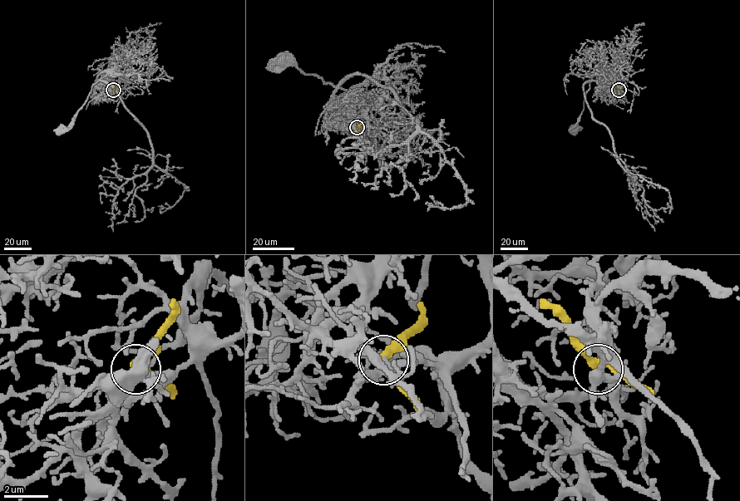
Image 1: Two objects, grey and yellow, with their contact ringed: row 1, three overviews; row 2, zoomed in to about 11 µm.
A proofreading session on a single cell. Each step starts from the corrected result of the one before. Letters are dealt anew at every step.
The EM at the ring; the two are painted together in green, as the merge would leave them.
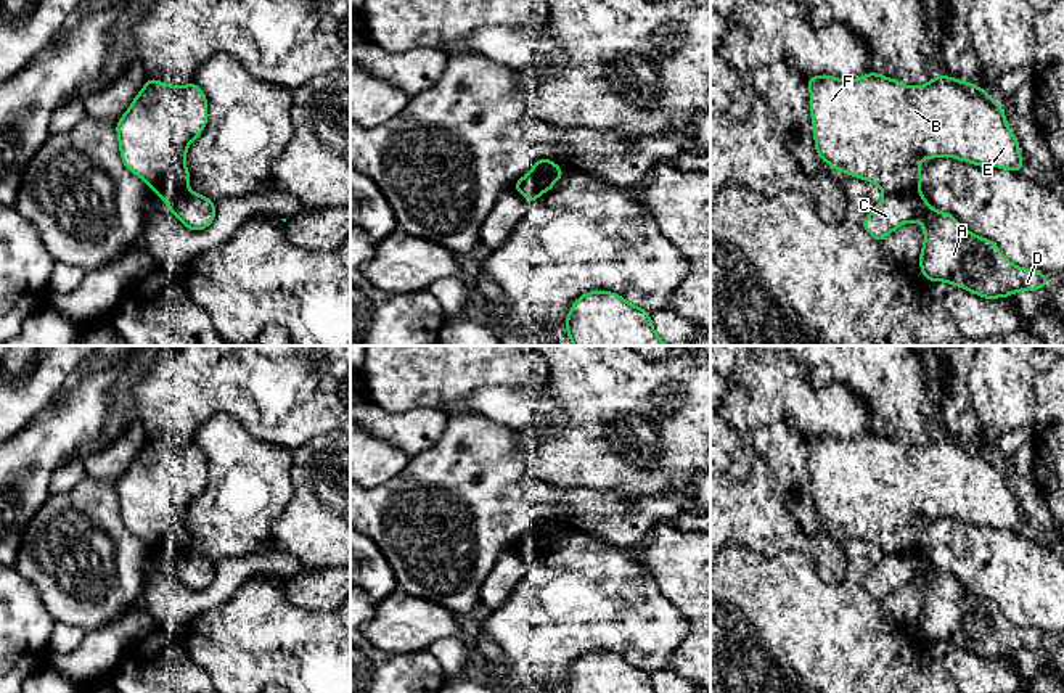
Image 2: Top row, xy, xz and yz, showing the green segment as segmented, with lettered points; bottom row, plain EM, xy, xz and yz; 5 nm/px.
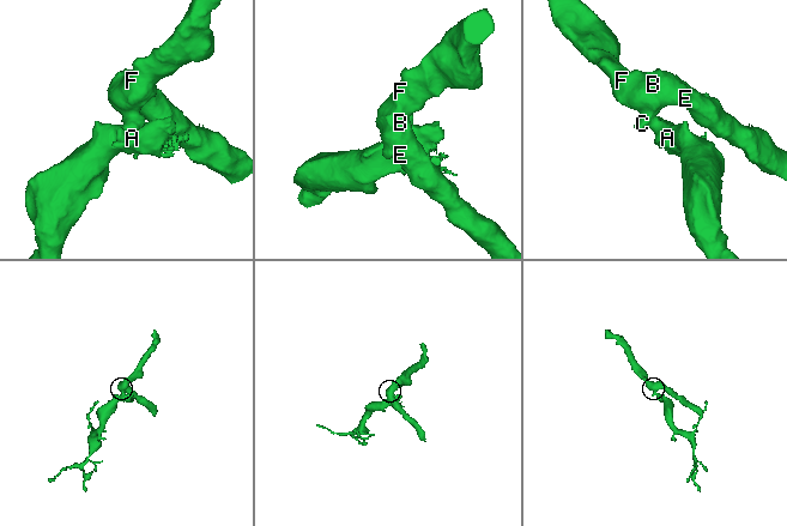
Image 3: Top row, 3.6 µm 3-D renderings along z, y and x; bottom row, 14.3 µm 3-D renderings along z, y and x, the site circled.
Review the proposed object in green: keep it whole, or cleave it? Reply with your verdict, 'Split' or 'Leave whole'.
Split

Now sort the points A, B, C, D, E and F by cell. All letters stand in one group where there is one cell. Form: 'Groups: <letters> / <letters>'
Groups: A C D / B E F

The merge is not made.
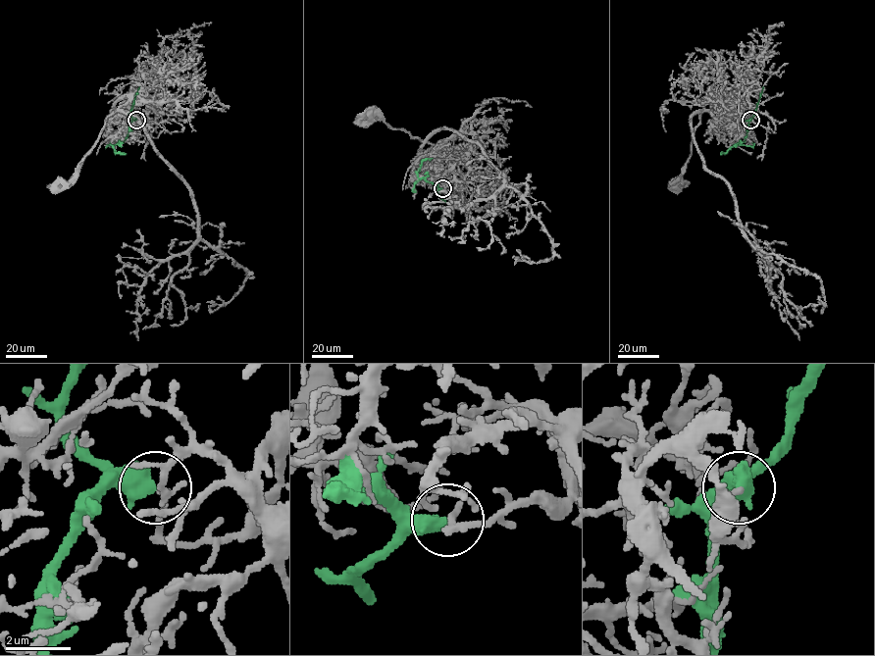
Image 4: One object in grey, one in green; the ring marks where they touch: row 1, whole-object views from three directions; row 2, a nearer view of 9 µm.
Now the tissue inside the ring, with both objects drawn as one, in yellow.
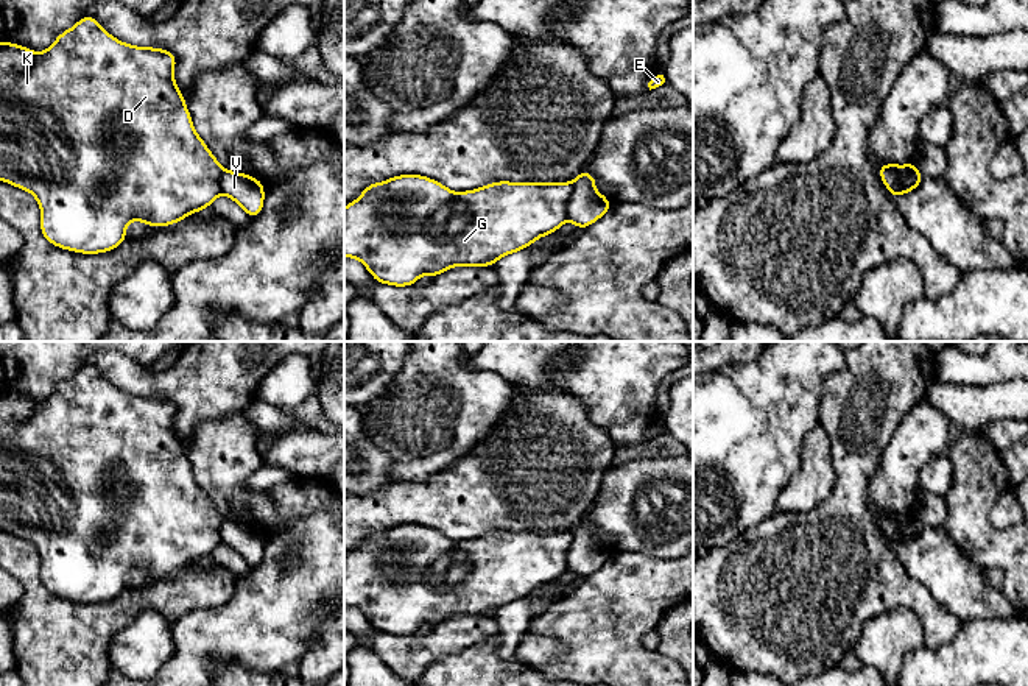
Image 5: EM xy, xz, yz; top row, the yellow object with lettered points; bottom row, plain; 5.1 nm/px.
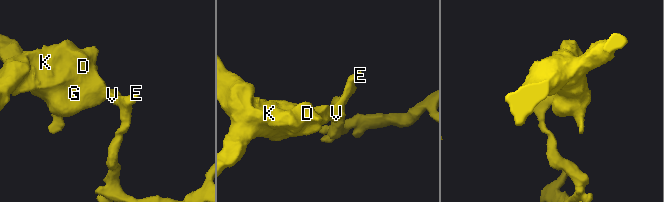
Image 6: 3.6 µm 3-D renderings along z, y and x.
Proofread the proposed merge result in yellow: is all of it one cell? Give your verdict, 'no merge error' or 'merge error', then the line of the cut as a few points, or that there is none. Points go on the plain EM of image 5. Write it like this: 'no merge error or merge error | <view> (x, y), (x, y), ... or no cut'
merge error | xz (572, 530), (566, 568)

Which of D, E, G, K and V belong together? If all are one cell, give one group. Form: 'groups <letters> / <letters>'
groups D G K / E V

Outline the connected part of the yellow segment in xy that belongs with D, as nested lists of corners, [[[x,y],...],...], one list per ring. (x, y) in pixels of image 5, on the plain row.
[[[90,363],[62,380],[44,401],[0,390],[0,530],[30,541],[40,557],[40,582],[48,592],[81,603],[100,603],[115,599],[126,589],[129,571],[143,571],[153,577],[171,575],[188,564],[207,558],[220,544],[220,514],[206,491],[196,482],[185,446],[174,429],[176,405],[157,396],[136,396],[109,384]]]

